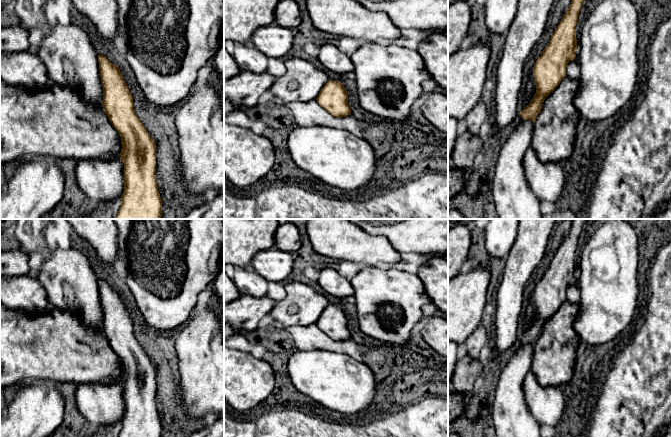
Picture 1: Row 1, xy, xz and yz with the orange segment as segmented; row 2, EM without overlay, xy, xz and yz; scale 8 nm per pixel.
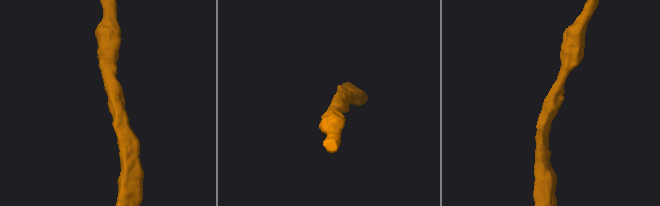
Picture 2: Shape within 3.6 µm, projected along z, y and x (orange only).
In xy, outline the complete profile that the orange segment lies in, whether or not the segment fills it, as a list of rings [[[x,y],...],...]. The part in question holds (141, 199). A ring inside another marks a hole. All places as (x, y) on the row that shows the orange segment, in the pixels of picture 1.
[[[98,55],[99,70],[103,87],[103,110],[109,121],[121,137],[122,149],[120,159],[124,164],[124,192],[121,196],[121,206],[113,219],[161,219],[162,200],[156,182],[156,145],[133,108],[133,97],[125,83],[117,65],[112,64],[105,56]]]

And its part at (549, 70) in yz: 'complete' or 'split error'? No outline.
complete

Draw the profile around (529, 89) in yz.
[[[533,69],[528,74],[528,81],[523,84],[521,92],[521,101],[520,101],[520,112],[524,109],[525,106],[529,105],[536,93],[535,79],[533,75]]]

